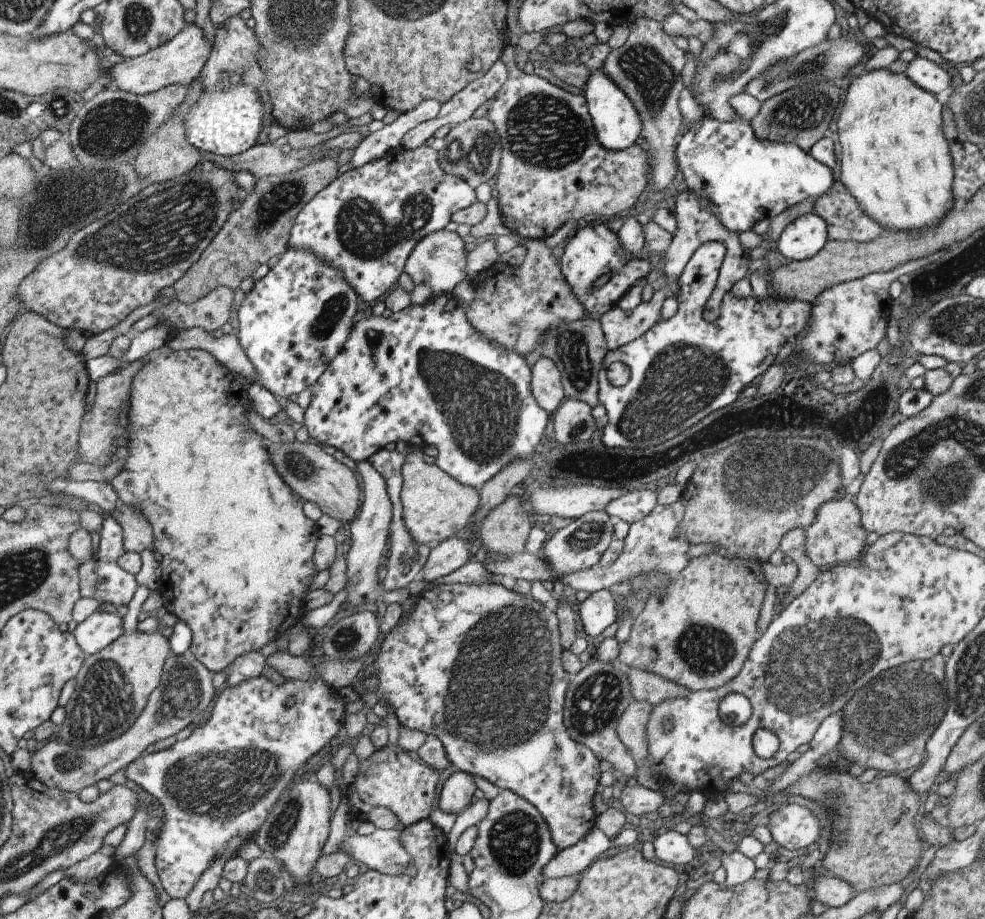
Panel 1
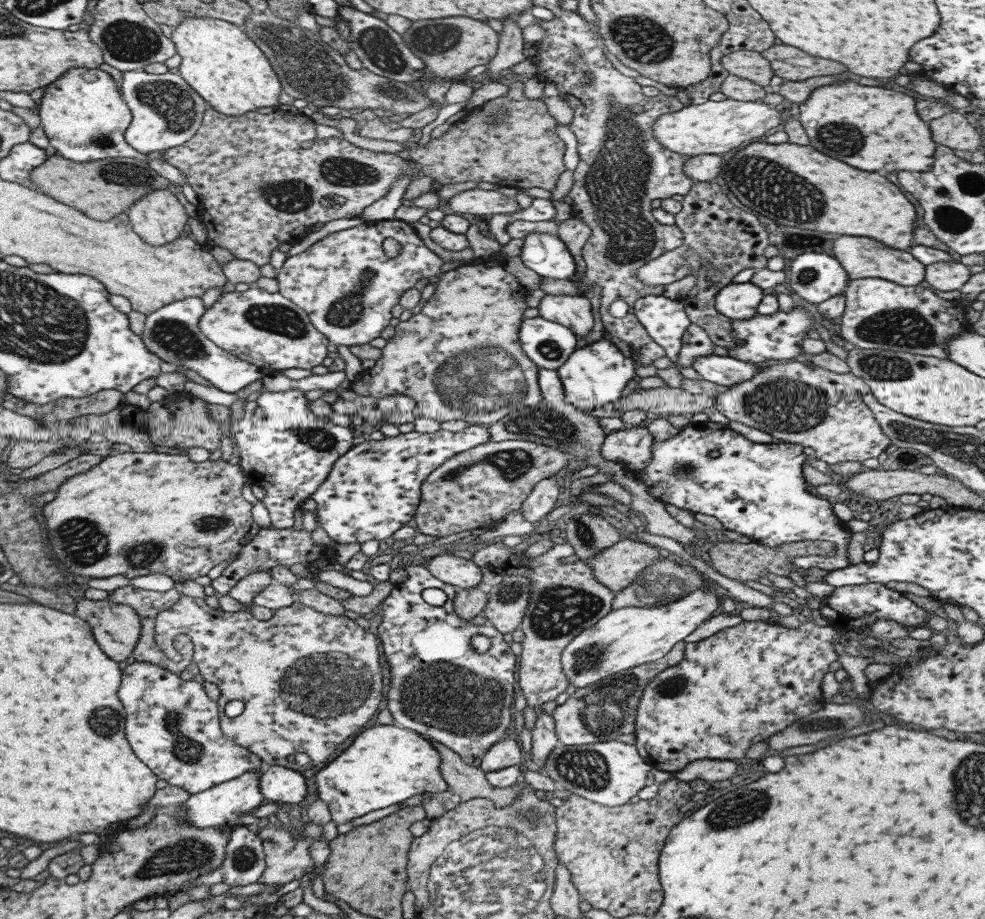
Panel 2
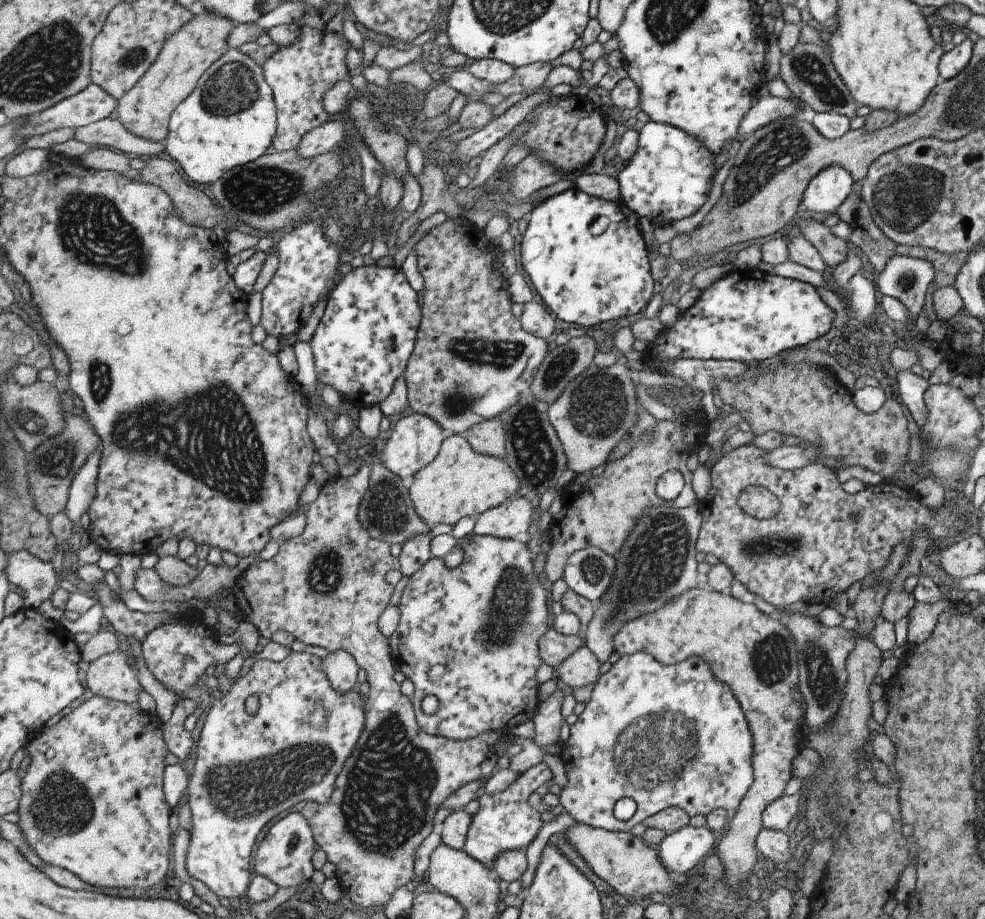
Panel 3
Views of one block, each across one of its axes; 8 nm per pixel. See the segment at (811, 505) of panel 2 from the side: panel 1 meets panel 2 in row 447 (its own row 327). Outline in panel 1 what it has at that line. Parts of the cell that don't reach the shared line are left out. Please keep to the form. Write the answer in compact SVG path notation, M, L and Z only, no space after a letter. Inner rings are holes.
M719 242L701 244L683 266L683 272L675 282L679 293L673 295L677 302L677 310L673 316L657 321L639 338L605 353L598 372L598 404L605 409L598 432L605 446L655 446L687 430L711 412L729 406L752 384L755 376L763 374L769 368L785 342L795 337L804 327L809 318L809 302L784 300L771 292L763 300L755 298L753 294L737 298L731 292L725 292L719 306L719 318L713 322L705 322L705 302L715 287L723 252L723 244ZM613 362L621 362L627 366L629 379L625 385L613 386L605 377L607 366Z

